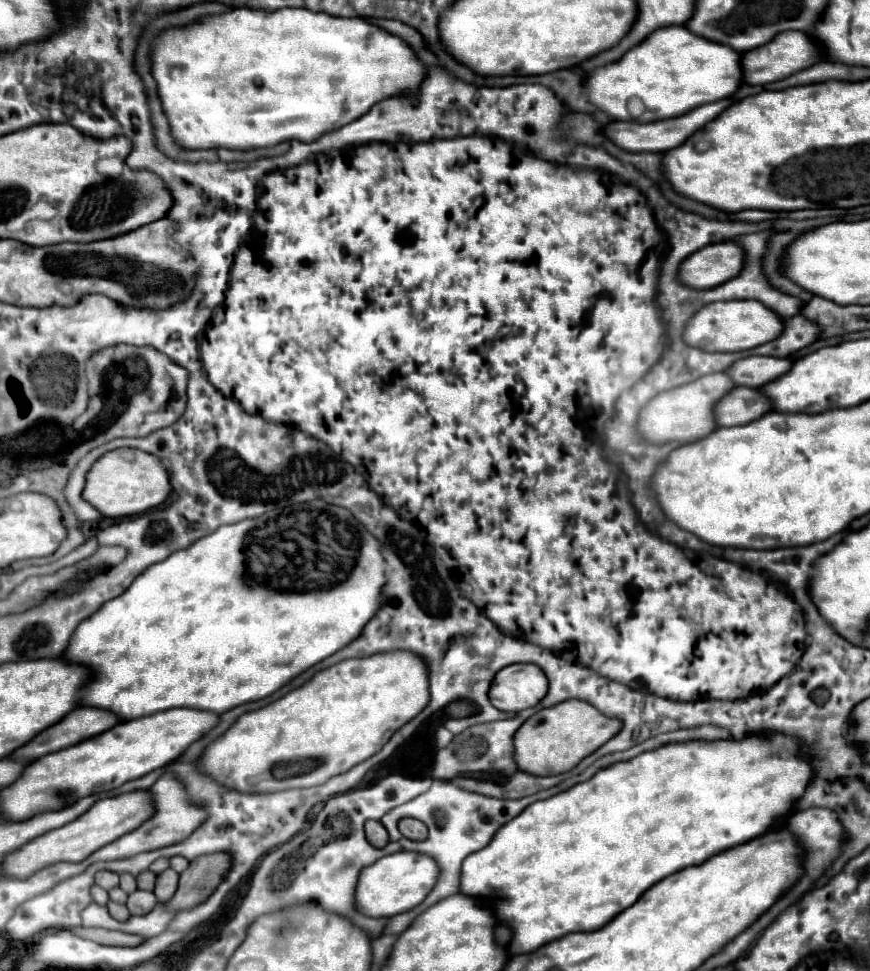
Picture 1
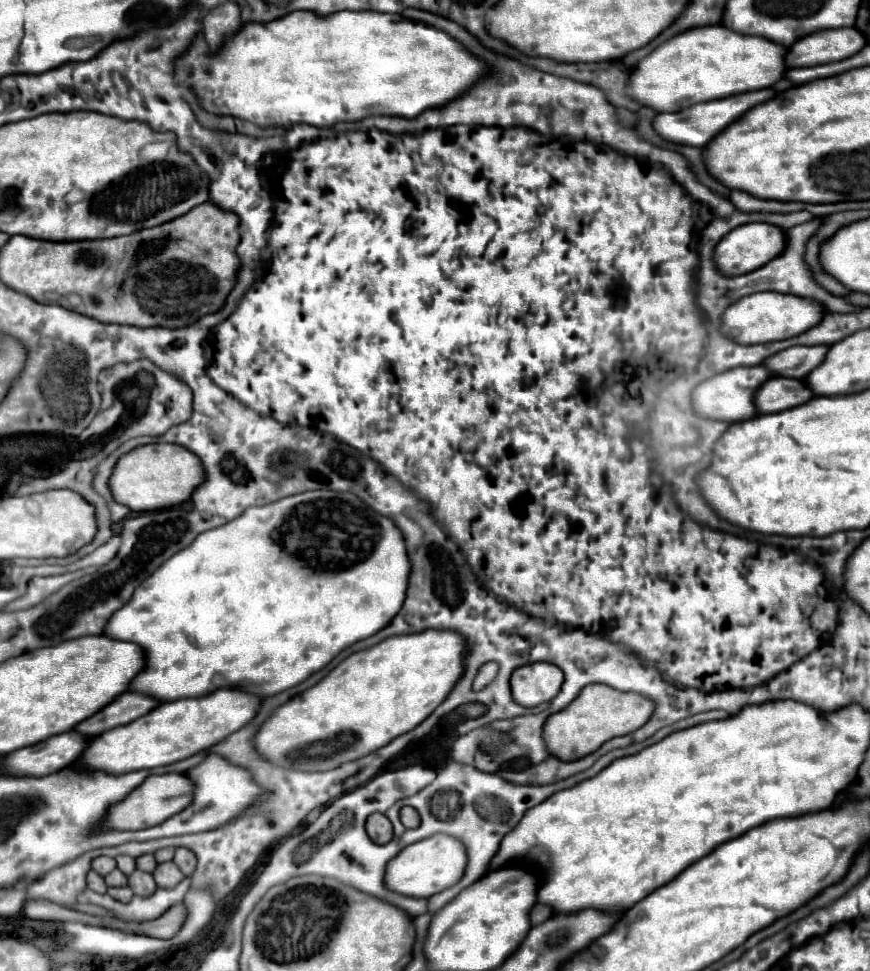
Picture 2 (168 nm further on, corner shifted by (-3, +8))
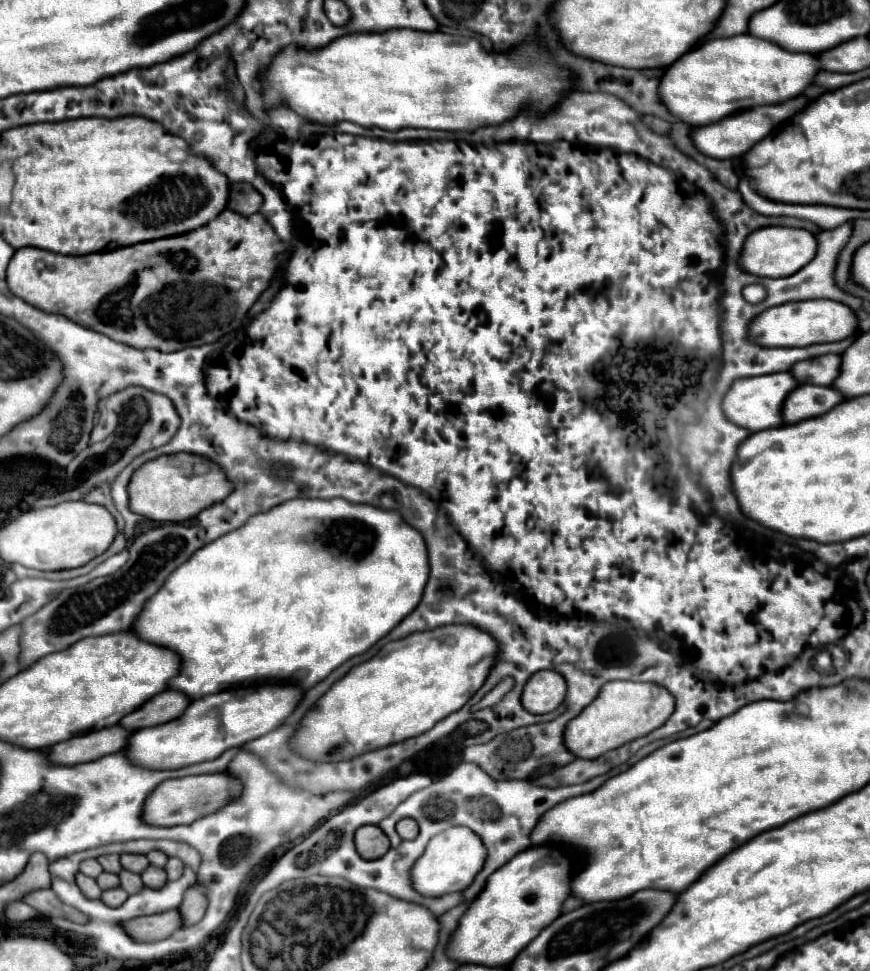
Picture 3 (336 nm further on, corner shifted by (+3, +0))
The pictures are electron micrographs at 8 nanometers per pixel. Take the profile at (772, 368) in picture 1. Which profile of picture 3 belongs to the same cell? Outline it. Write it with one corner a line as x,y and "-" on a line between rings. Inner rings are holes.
820,355
814,359
794,363
790,367
790,375
798,383
832,385
832,381
838,377
838,369
840,369
840,355

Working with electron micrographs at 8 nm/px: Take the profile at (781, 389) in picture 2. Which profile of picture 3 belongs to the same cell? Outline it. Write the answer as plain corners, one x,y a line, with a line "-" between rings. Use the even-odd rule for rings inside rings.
798,385
782,405
782,419
784,423
798,423
806,417
818,417
840,401
844,401
844,397
832,387

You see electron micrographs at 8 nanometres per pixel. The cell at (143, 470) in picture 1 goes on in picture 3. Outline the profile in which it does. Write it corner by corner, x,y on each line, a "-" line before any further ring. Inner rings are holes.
164,455
152,461
146,461
142,467
138,467
132,473
132,481
128,483
128,497
130,497
130,511
138,513
142,517
148,517
152,521
186,521
196,517
202,509
210,507
216,501
222,501
228,493
232,491
232,485
226,481
226,475
222,473
222,469
218,465
214,465
212,461
204,459
204,457
196,457
196,455

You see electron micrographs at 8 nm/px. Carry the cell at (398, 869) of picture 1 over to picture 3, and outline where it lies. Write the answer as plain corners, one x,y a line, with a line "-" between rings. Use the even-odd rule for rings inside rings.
452,827
436,837
430,839
426,845
426,851
422,857
416,859
416,863
410,869
410,881
412,887
426,897
442,897
446,893
456,893
466,889
476,873
482,869
486,859
486,849
476,833
472,833
466,827

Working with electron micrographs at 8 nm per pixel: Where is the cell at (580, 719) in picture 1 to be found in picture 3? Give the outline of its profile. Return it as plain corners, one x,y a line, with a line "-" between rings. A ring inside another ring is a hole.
612,681
606,683
596,701
584,707
584,713
568,721
564,729
564,745
570,753
580,759
596,759
606,751
612,751
624,743
648,735
674,711
672,695
656,683
634,683
634,681

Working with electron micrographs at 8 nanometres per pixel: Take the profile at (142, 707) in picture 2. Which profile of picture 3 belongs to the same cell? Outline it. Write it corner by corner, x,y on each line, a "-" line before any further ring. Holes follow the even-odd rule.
162,691
152,699
148,699
144,705
140,705
140,709
122,717
118,725
128,731
136,731
142,727
152,727
164,721
172,721
186,709
188,701
190,699
178,691

